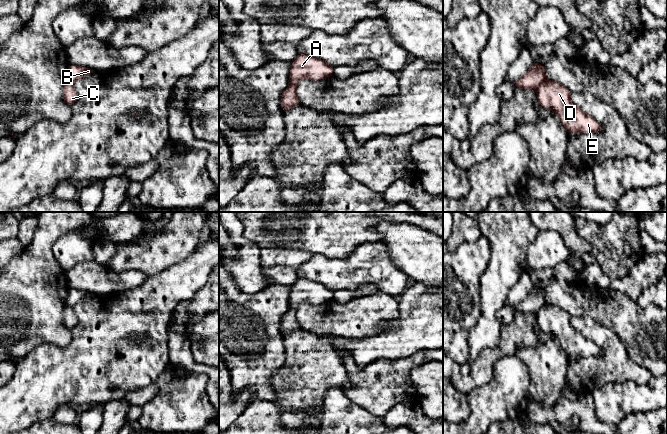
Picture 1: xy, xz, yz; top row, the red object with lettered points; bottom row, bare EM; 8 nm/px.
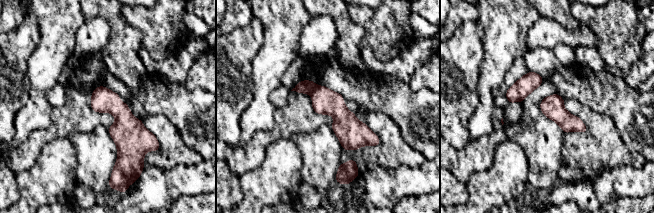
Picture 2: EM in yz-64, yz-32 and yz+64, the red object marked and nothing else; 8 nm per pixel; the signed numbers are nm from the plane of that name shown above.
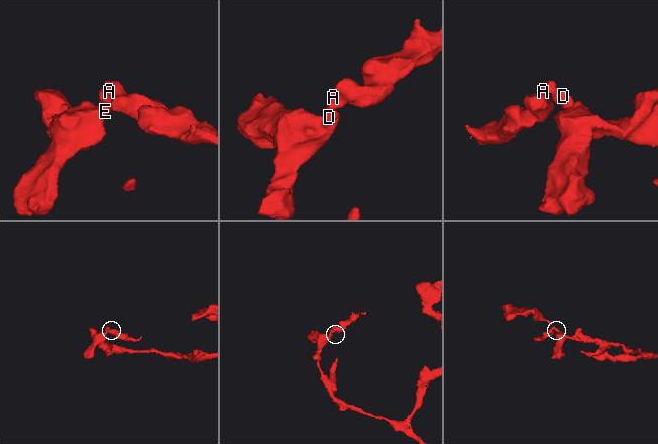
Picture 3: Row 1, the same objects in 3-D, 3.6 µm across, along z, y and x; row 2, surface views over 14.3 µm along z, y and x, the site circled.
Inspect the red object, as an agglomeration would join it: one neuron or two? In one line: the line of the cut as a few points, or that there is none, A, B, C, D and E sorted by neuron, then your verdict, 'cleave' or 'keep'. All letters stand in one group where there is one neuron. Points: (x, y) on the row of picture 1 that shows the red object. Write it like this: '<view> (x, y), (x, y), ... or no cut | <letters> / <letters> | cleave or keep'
yz (546, 79), (536, 88) | A B / C D E | cleave

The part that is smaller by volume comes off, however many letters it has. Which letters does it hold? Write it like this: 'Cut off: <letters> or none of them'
Cut off: A, B

